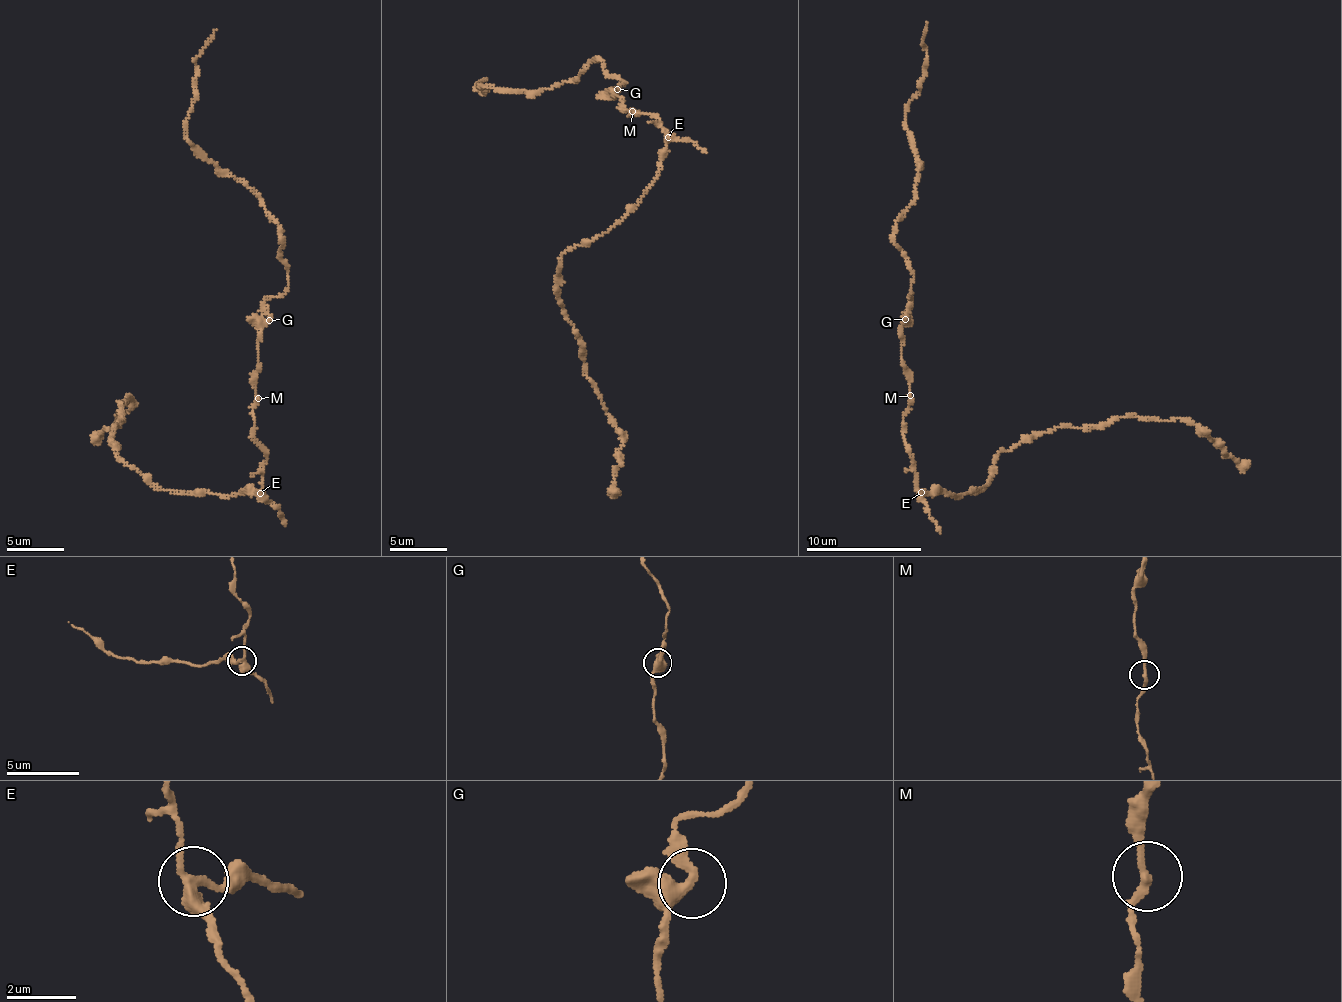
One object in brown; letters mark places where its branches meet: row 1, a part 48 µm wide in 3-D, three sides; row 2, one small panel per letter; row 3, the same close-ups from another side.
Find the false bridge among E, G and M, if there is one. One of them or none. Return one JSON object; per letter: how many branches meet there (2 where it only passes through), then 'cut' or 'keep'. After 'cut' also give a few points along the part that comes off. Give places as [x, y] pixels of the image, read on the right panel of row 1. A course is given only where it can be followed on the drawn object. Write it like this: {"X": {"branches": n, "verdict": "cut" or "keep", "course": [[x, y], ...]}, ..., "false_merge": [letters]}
{"E": {"branches": 3, "verdict": "cut", "course": [[920, 493], [984, 487], [1001, 451], [1064, 427], [1121, 417], [1177, 418], [1248, 466]]}, "G": {"branches": 3, "verdict": "keep"}, "M": {"branches": 2, "verdict": "keep"}, "false_merge": ["E"]}

